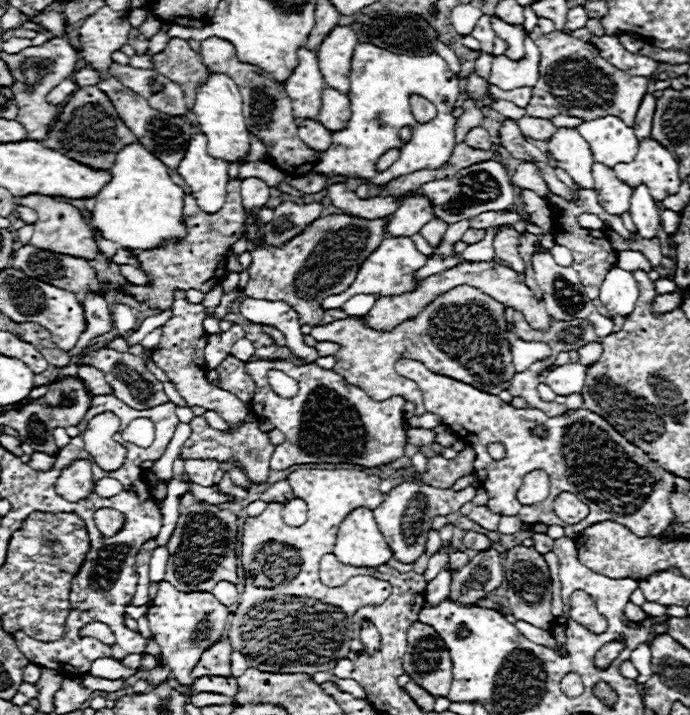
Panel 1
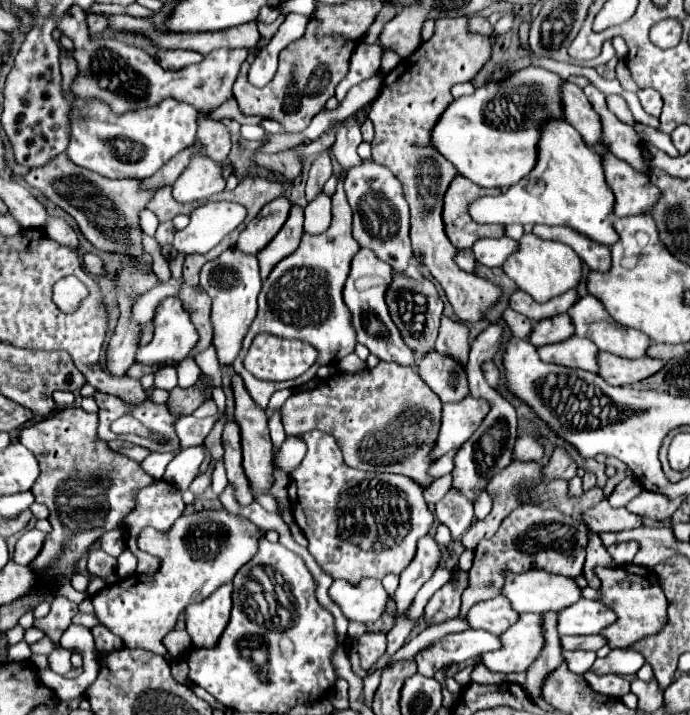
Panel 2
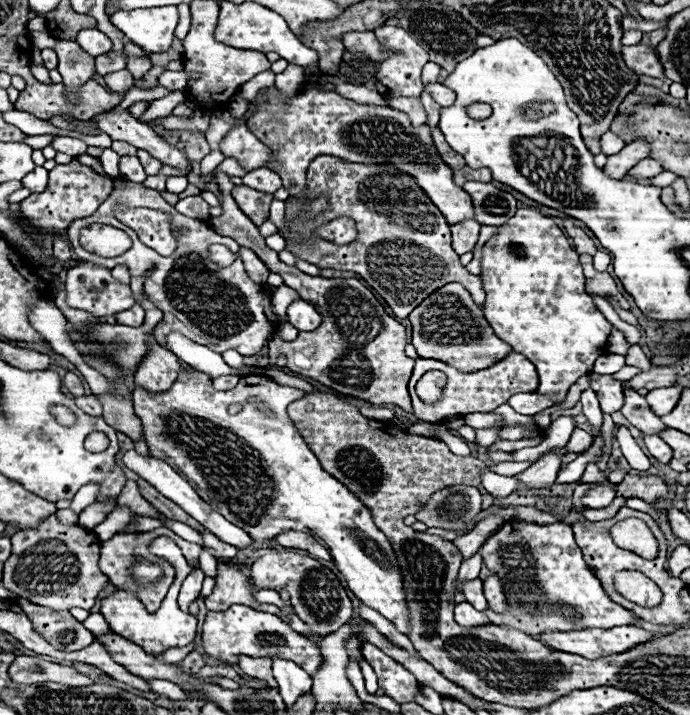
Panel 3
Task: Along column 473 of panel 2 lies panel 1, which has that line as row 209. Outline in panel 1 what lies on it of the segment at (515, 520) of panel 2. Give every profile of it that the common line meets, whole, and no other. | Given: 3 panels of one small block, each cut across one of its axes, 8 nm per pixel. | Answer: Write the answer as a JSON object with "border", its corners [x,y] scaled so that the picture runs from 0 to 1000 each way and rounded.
{"border":[[[841,266],[841,285],[826,285],[826,283],[820,283],[820,280],[809,277],[809,274],[803,274],[803,271],[794,271],[794,285],[809,285],[812,291],[817,291],[817,299],[809,299],[809,302],[806,302],[806,316],[809,316],[809,319],[803,322],[803,333],[812,336],[814,344],[820,344],[820,347],[826,348],[829,361],[832,361],[829,375],[835,375],[835,380],[841,383],[841,394],[843,394],[846,400],[855,400],[855,420],[861,422],[861,428],[867,431],[867,436],[870,436],[872,442],[881,442],[881,445],[884,445],[881,434],[878,434],[878,431],[870,425],[870,420],[867,420],[867,408],[870,408],[870,397],[872,397],[872,392],[875,392],[875,383],[878,383],[884,375],[893,372],[893,352],[890,352],[890,347],[887,347],[887,341],[884,341],[884,336],[878,333],[875,324],[870,324],[870,322],[846,322],[846,319],[841,319],[838,310],[835,310],[835,302],[838,302],[841,297],[878,297],[878,294],[870,288],[870,283],[867,283],[861,266]]]}

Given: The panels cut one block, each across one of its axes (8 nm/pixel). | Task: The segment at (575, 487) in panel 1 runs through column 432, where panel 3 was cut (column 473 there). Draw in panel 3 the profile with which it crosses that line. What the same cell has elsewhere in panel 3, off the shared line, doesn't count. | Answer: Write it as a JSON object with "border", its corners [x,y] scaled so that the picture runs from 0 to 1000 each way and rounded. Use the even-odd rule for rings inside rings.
{"border":[[[742,492],[733,503],[725,503],[722,509],[716,509],[710,515],[701,515],[701,517],[693,517],[693,520],[681,520],[681,523],[670,523],[661,515],[652,515],[649,509],[641,509],[638,503],[606,501],[606,503],[601,503],[591,544],[600,579],[606,586],[619,590],[643,590],[646,585],[655,585],[655,582],[675,582],[675,579],[687,579],[687,576],[713,576],[722,568],[733,565],[751,548],[777,548],[780,537],[783,537],[783,531],[780,531],[780,520],[777,520],[774,509],[768,509],[768,503],[762,503],[757,495]],[[620,517],[641,517],[649,526],[649,537],[643,543],[643,557],[635,565],[616,564],[603,548],[606,531]]]}

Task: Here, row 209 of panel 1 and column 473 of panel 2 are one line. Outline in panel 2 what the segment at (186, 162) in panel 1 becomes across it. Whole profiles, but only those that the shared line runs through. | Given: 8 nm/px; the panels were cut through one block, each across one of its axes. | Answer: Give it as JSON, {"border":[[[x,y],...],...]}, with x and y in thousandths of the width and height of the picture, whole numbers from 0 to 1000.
{"border":[[[806,162],[803,168],[791,168],[791,173],[786,176],[786,190],[780,196],[780,227],[768,238],[768,246],[759,246],[757,255],[739,260],[725,274],[699,274],[681,283],[678,297],[681,297],[681,305],[693,313],[826,316],[861,338],[887,344],[896,336],[896,327],[887,319],[887,308],[881,305],[887,299],[887,288],[890,288],[890,271],[884,269],[884,263],[878,263],[870,215],[861,213],[855,204],[849,204],[843,190],[817,165]]]}

